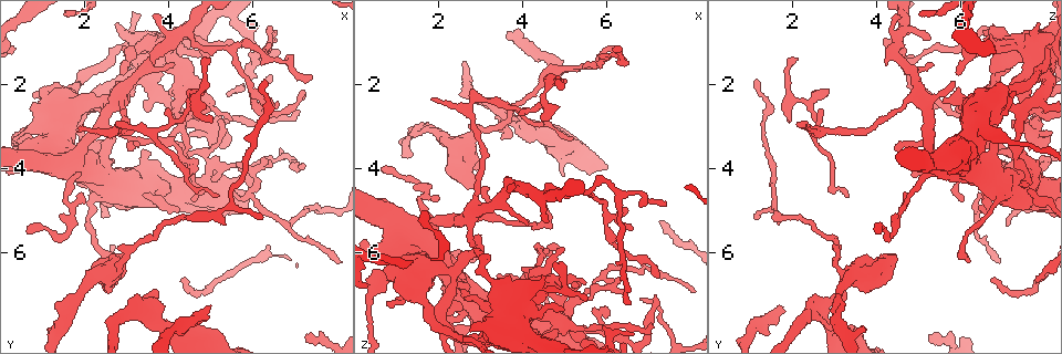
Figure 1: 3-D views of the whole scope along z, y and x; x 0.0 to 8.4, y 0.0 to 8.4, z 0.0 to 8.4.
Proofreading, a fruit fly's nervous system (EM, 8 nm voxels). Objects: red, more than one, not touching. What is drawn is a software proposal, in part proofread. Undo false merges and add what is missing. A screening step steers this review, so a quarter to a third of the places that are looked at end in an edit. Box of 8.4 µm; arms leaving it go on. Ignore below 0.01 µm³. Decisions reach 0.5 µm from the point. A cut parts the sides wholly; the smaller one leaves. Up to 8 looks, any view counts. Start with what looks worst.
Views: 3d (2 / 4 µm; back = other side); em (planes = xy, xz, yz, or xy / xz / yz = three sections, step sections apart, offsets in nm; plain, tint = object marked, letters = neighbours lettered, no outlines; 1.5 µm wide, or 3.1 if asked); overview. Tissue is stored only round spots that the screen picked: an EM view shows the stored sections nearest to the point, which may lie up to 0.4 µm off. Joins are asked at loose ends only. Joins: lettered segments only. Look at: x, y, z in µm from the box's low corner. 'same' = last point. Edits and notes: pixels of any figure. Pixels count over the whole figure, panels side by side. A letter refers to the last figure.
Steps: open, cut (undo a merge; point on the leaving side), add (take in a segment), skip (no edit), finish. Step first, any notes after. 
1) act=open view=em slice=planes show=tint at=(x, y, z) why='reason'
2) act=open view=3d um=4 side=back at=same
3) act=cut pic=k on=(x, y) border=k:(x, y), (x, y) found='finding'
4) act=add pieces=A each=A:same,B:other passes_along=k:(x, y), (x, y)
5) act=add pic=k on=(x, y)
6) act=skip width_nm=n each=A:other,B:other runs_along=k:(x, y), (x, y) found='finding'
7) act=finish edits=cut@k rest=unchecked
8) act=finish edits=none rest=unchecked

act=open view=3d um=4 at=(6.25, 5.20, 1.10) why='thin end'

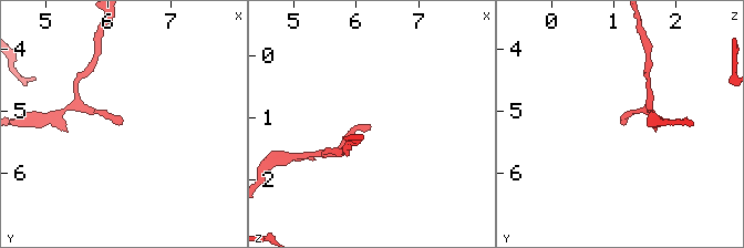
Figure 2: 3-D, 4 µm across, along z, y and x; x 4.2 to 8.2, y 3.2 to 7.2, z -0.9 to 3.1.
act=open view=em slice=planes show=letters at=(6.20, 5.15, 1.15) why='need the tissue'

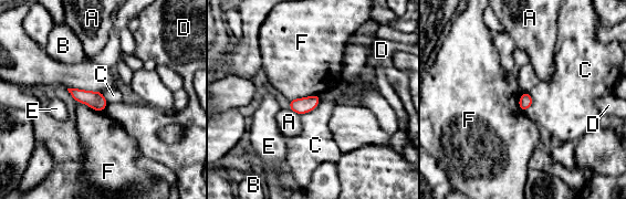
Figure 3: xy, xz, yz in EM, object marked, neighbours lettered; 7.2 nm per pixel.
act=skip width_nm=100 longest_contact=F:220nm each=A:other,B:other,C:other,D:other,E:other,F:other found='no lettered segment goes on from it'

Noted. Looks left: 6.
act=open view=em slice=planes show=letters at=(6.65, 1.20, 7.95) why='thin end'

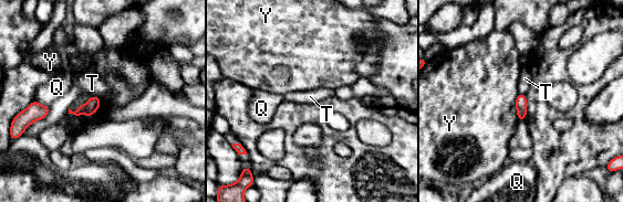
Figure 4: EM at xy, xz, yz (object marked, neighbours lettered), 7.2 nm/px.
act=skip each=Q:other,T:other,Y:other border=4:(50, 107), (44, 117), (32, 124) found='no lettered segment goes on from it'

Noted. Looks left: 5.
act=open view=3d um=4 at=(4.20, 3.00, 6.45) why='sharp bend'

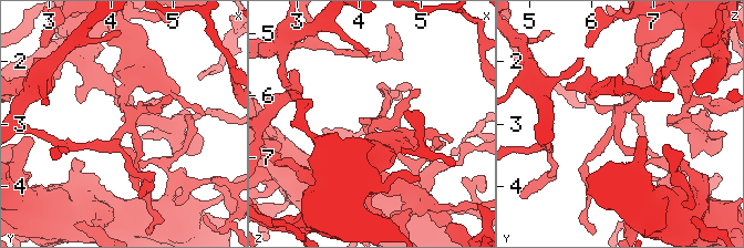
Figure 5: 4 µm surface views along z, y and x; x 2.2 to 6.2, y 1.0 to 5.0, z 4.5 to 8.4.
act=open view=em slice=xy step=4 show=tint at=(4.20, 3.05, 6.45) why='need the tissue'

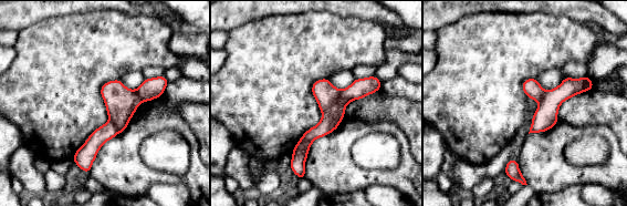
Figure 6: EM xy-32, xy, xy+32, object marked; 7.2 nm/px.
act=open view=em slice=planes show=letters at=same why='another direction'

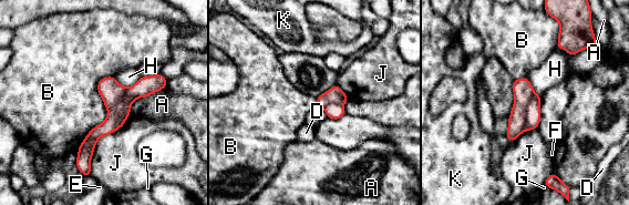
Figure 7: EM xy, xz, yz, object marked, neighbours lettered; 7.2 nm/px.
act=cut pic=7 on=(523, 90) each=A:other,B:other,D:other,E:other,F:other,G:other,H:other,J:other,K:other border=7:(535, 93), (527, 106), (522, 131) found='two neurons meet here'

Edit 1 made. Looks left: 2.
act=finish edits=cut@7 rest=unchecked

